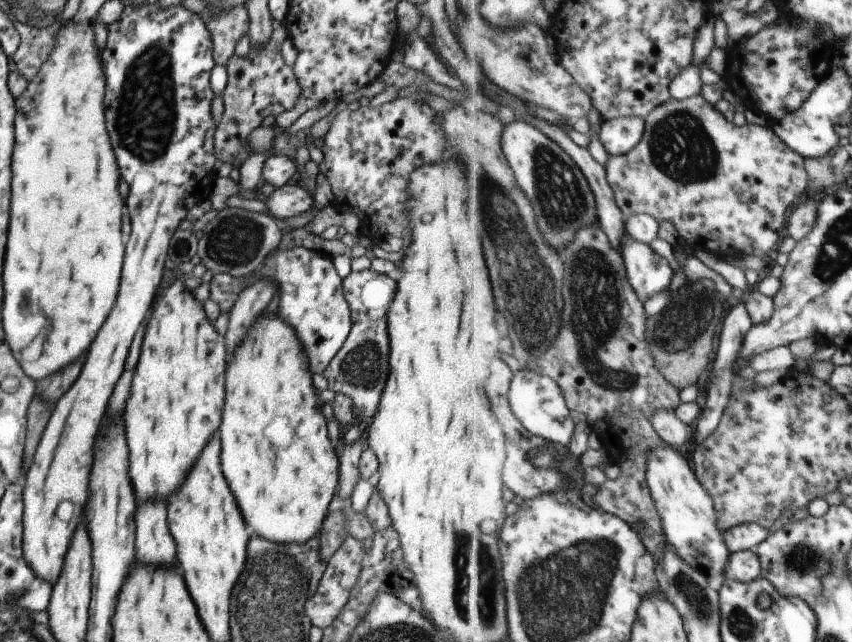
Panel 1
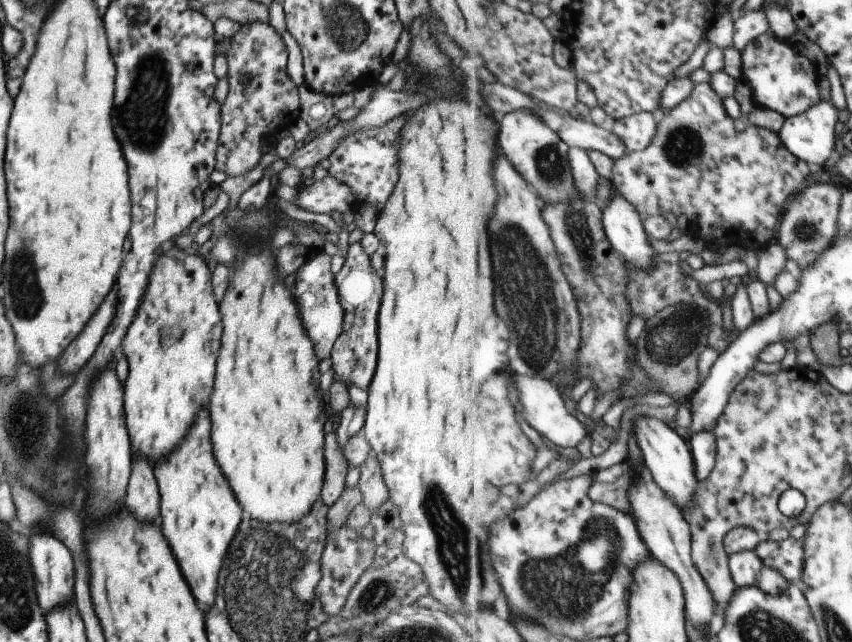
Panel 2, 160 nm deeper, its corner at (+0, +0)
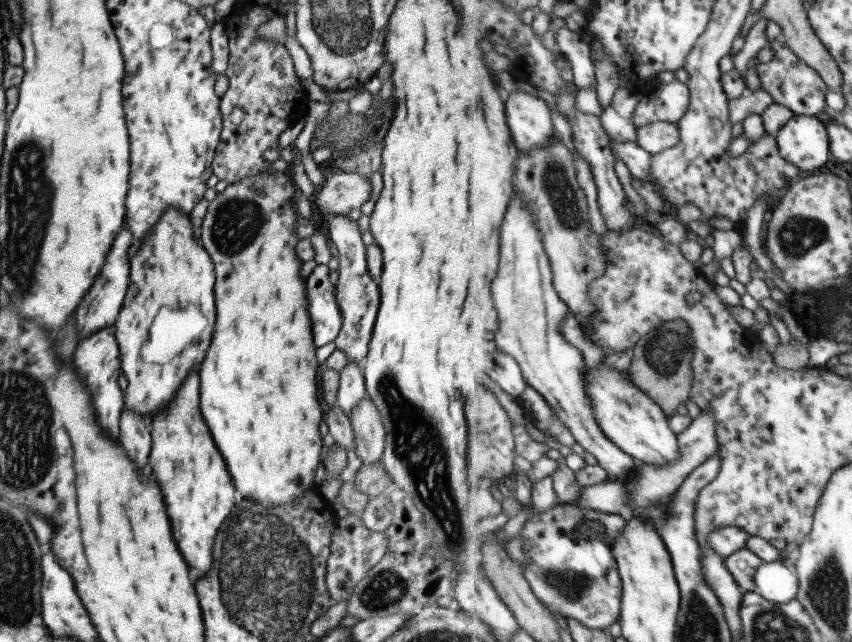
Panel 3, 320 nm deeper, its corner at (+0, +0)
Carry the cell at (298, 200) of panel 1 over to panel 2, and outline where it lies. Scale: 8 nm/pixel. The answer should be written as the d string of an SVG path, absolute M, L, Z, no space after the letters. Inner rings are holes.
M329 175L319 181L309 181L298 198L295 205L309 212L331 214L331 212L353 212L353 193L341 181Z

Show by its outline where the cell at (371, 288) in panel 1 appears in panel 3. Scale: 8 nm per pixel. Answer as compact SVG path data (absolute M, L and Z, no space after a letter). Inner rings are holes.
M333 215L329 223L321 223L327 240L335 244L338 252L338 281L334 287L337 306L341 315L341 326L333 342L339 350L343 351L346 360L361 365L368 349L368 342L372 333L373 323L379 306L379 291L376 282L369 276L364 245L361 234L355 221L349 220L345 215Z

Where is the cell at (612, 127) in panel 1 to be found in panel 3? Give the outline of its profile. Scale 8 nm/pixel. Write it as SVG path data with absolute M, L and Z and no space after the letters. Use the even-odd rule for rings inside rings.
M656 121L638 128L638 143L653 156L677 146L680 142L678 123Z

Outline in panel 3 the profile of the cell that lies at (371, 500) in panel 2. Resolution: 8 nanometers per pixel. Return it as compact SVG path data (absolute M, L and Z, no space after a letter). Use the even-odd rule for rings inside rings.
M365 394L348 414L354 432L354 451L363 465L379 463L384 445L385 431L381 419L369 396Z

